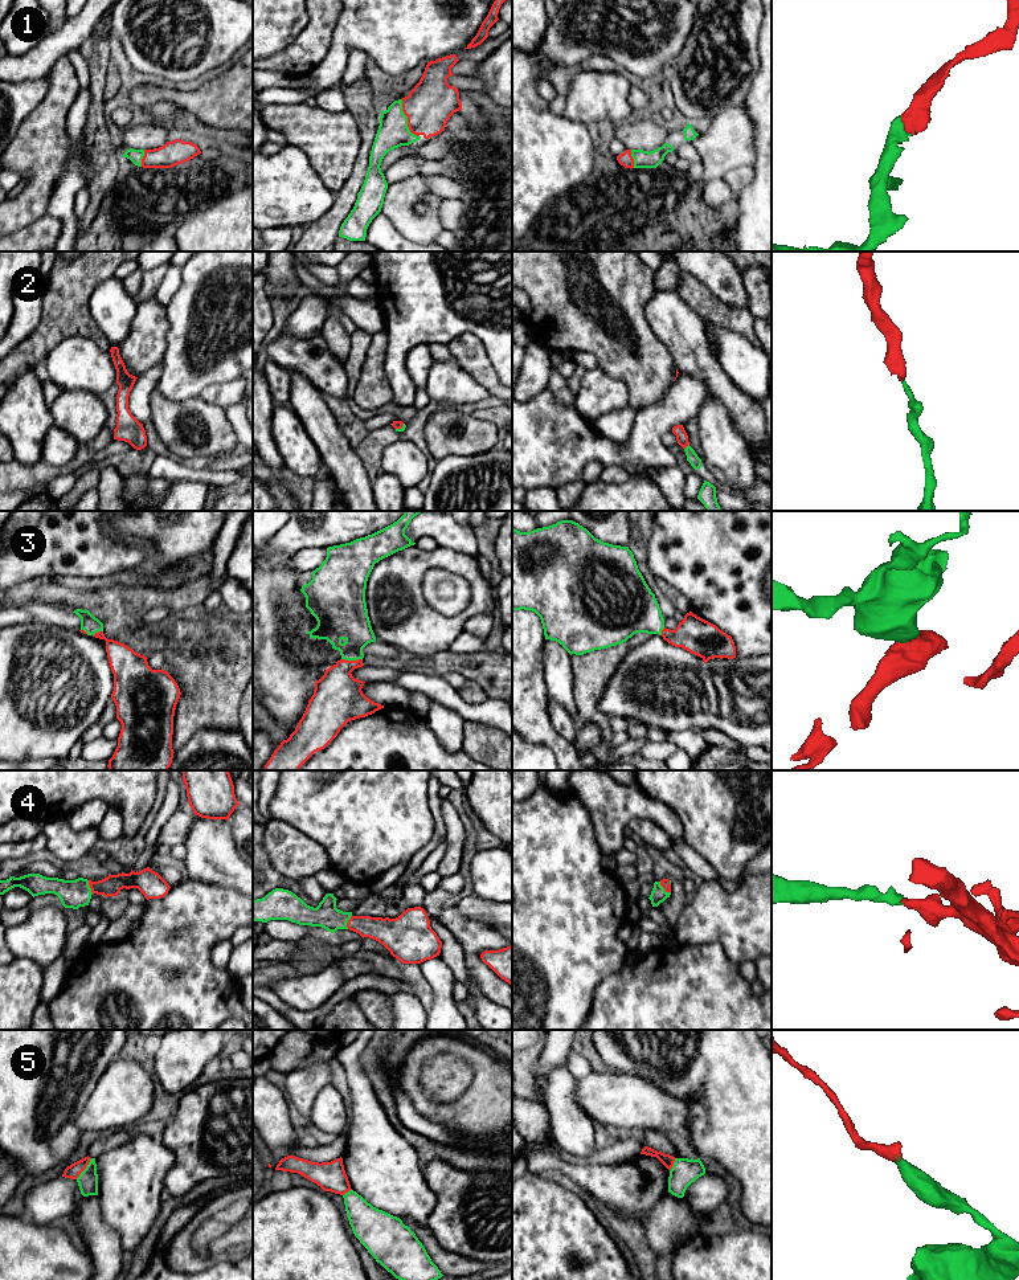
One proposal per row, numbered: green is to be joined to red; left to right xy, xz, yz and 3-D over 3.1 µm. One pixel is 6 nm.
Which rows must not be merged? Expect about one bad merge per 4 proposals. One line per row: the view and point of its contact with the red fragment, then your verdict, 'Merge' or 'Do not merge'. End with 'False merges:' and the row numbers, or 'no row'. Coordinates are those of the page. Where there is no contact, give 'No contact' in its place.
1: Touches red at xz (408, 119). Merge
2: Touches red at yz (687, 445). Merge
3: Touches red at xz (352, 661). Merge
4: Touches red at yz (663, 887). Merge
5: Touches red at xy (85, 1168). Do not merge
False merges: 5

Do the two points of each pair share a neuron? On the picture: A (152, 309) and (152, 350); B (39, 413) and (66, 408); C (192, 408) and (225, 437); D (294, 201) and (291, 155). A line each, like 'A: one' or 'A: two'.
A: one
B: two
C: one
D: one

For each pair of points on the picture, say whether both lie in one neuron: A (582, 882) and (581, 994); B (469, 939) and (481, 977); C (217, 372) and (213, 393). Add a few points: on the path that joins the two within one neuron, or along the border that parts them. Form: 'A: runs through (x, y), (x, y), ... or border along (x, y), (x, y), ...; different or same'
A: runs through (581, 910), (581, 966); same
B: runs through (473, 948), (473, 961), (477, 968); same
C: border along (238, 376), (209, 384), (197, 396); different

